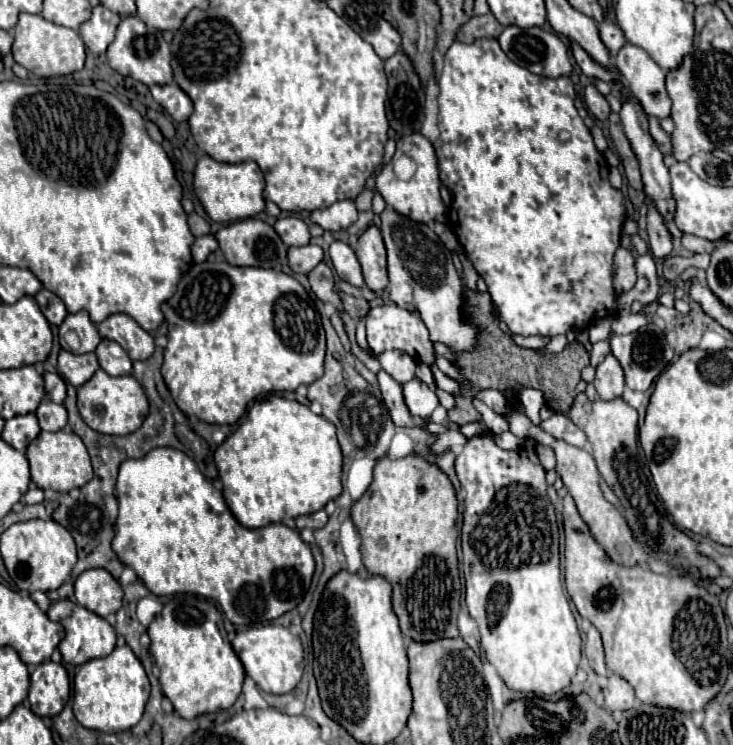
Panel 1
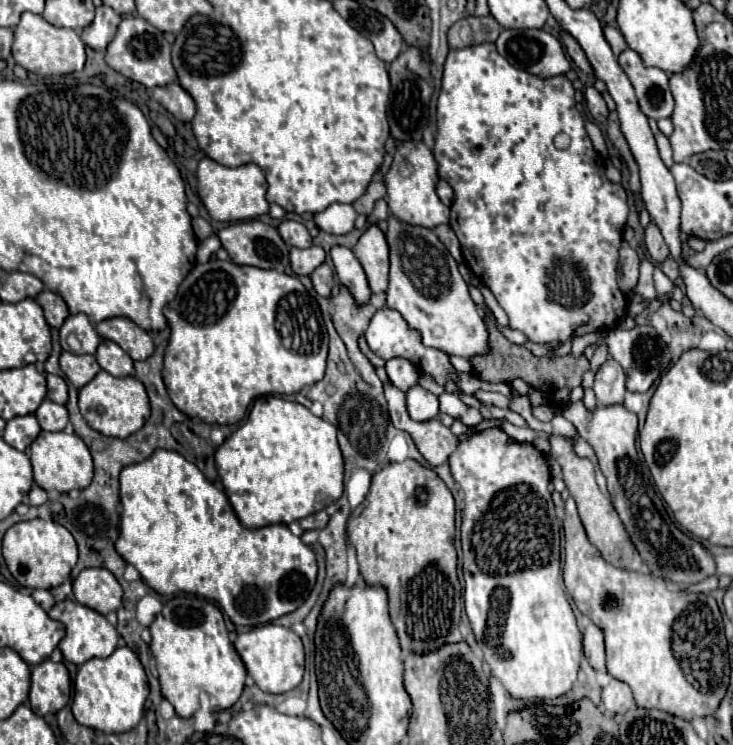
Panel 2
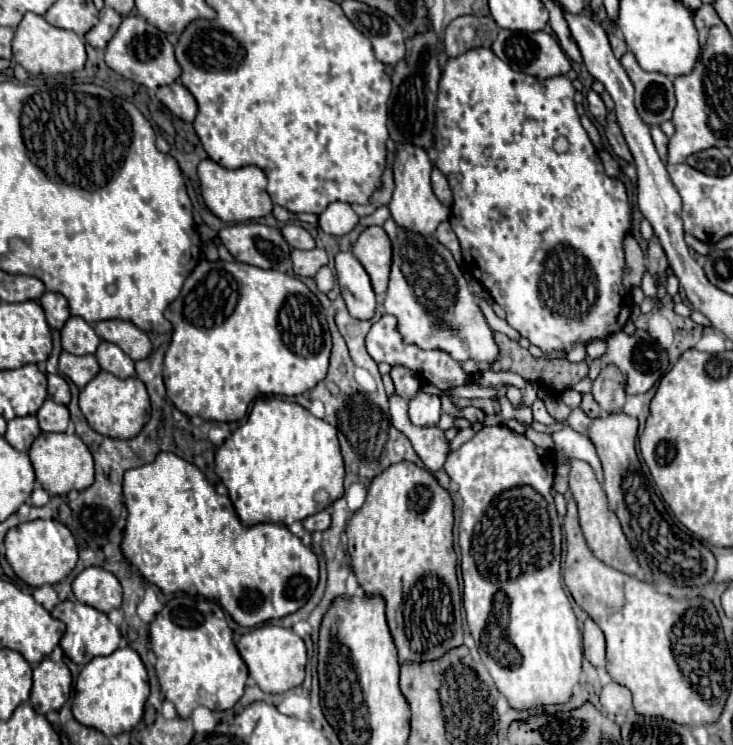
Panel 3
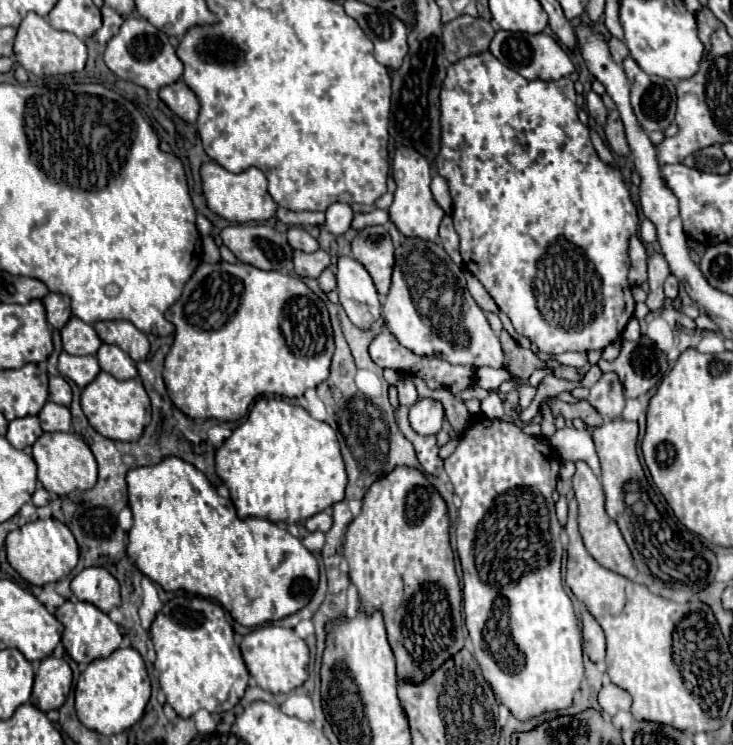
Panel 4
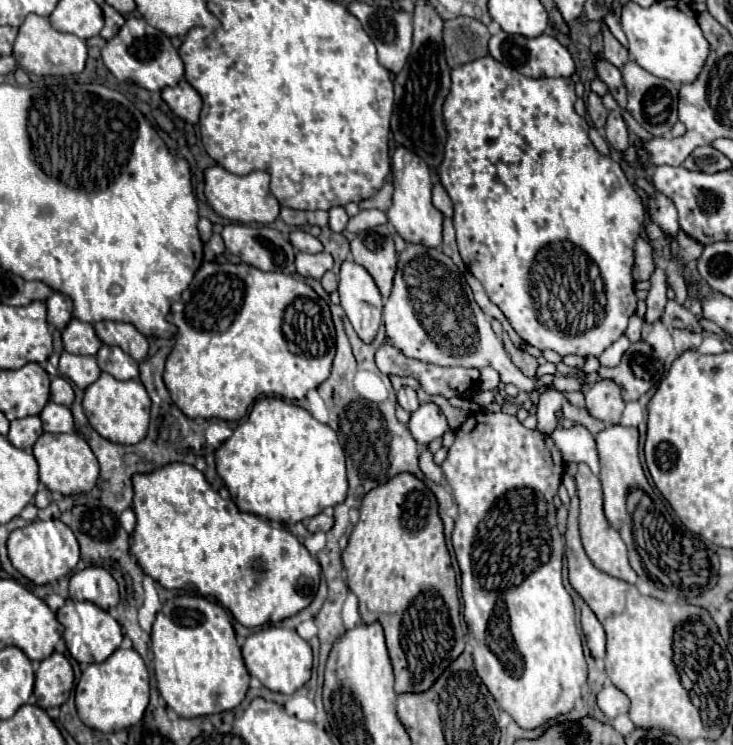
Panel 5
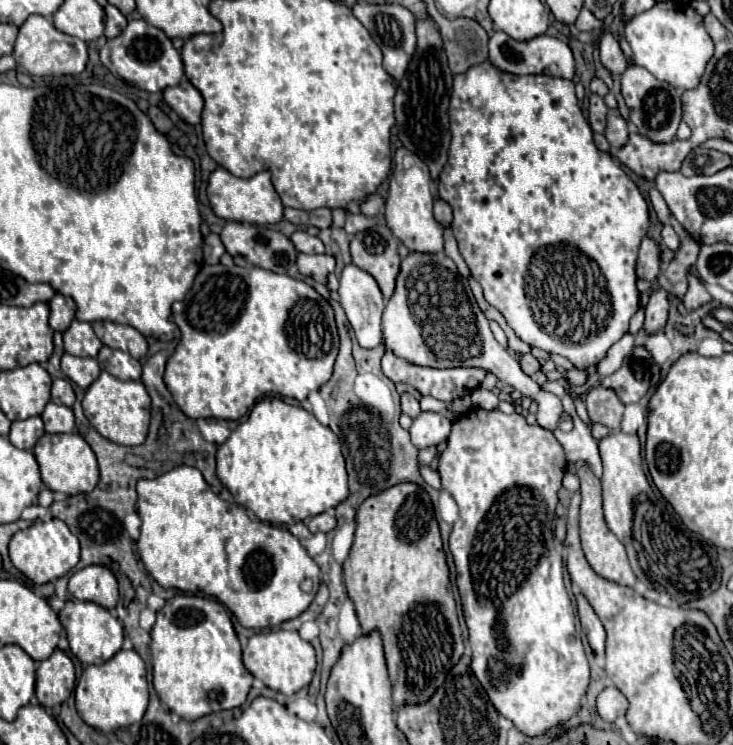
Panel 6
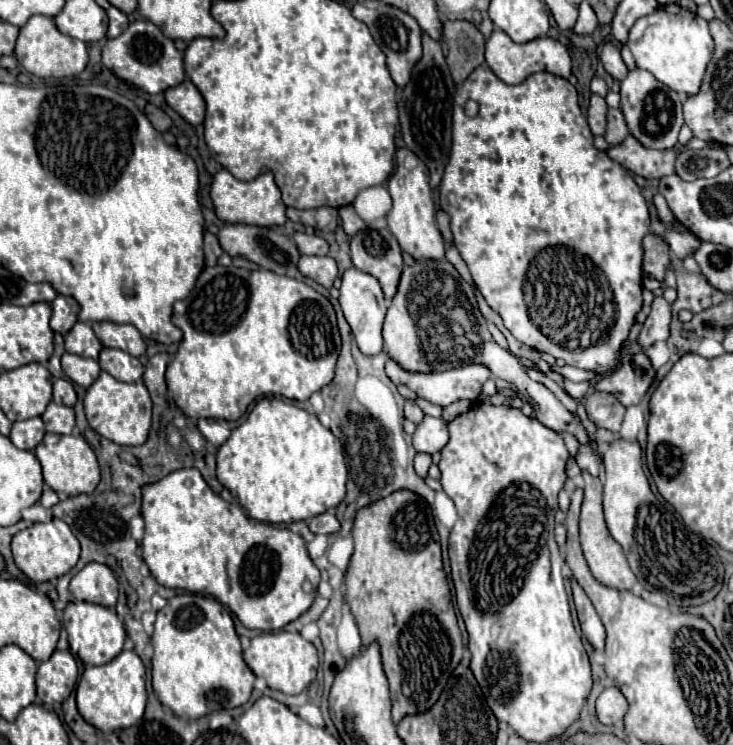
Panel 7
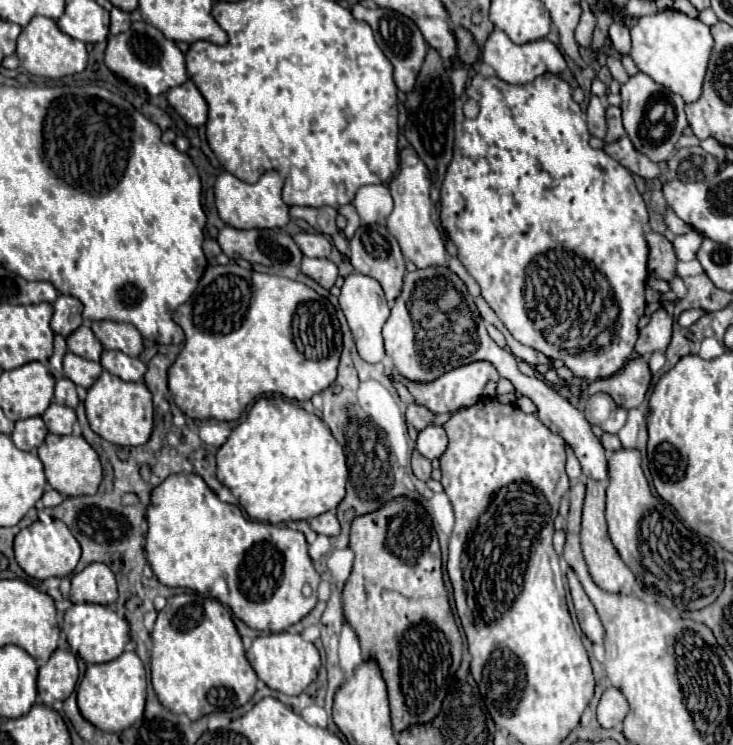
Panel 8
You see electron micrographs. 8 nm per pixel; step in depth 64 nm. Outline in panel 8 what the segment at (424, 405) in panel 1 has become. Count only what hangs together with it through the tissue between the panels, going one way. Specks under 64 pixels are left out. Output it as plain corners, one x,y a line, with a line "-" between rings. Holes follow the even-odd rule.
442,426
424,428
416,440
416,450
428,460
440,458
444,454
446,446
448,446
448,438
446,438
446,432

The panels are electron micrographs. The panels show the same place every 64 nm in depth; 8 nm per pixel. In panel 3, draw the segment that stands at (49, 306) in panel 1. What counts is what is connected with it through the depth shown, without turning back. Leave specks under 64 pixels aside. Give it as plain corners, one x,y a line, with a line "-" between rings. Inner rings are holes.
44,292
44,296
40,298
40,304
46,312
46,320
52,328
60,330
66,320
70,318
70,308
68,308
68,300
60,294
54,294
54,292

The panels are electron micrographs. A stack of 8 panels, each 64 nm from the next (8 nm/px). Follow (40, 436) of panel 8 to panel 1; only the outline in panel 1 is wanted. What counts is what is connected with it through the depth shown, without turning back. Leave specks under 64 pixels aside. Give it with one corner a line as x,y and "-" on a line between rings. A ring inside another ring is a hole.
24,414
24,416
14,416
6,420
2,438
16,448
18,452
26,452
28,444
40,434
40,426
34,414

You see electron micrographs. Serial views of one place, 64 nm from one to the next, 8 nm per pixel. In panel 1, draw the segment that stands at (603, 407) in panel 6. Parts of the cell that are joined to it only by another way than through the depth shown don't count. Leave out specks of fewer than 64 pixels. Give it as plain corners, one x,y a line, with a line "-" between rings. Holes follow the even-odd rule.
608,354
606,360
596,368
594,386
596,386
600,400
614,400
614,398
622,396
624,372
620,368
620,362
612,354

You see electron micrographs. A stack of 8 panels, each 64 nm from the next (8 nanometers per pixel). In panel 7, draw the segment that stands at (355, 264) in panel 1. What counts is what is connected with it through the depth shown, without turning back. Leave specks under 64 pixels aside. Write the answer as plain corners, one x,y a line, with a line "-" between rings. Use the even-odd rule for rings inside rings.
356,268
346,270
342,276
338,302
340,302
340,308
344,312
346,322
350,324
350,328
354,332
354,338
356,338
360,352
364,352
366,356
380,354
382,352
382,322
386,316
386,302
384,302
384,294
382,294
378,280
366,272
356,270

